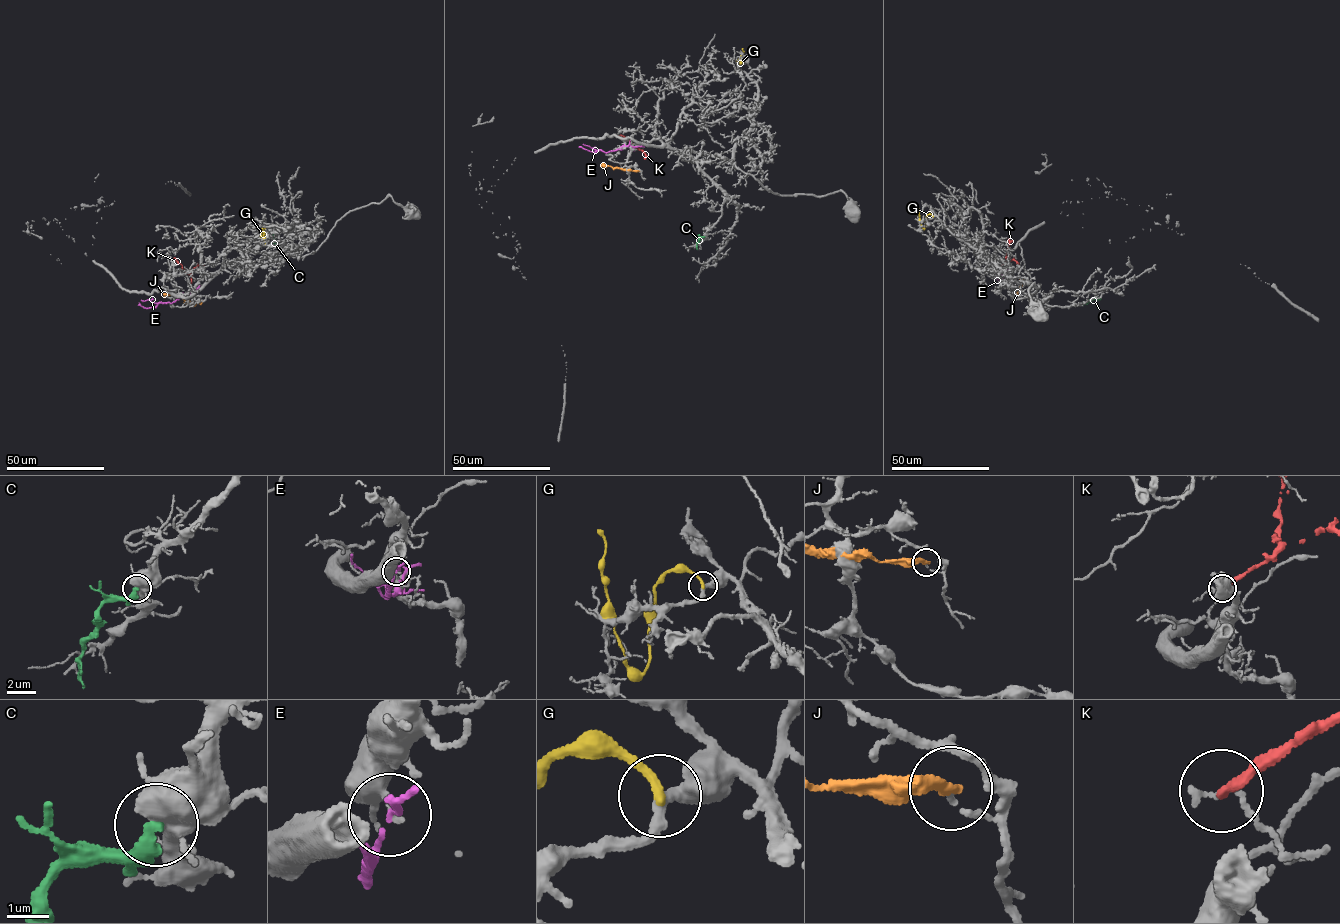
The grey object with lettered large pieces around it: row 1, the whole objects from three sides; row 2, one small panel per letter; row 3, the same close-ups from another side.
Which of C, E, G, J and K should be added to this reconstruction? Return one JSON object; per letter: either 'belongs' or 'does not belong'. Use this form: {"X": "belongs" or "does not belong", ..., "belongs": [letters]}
{"C": "does not belong", "E": "does not belong", "G": "does not belong", "J": "does not belong", "K": "does not belong", "belongs": []}

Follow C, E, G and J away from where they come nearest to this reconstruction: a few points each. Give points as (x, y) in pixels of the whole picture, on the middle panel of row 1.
C: (704, 235), (699, 238), (697, 249)
E: (640, 146), (606, 152), (580, 146)
G: (740, 65), (739, 59), (738, 61), (740, 64), (743, 48)
J: (639, 171), (600, 166)

